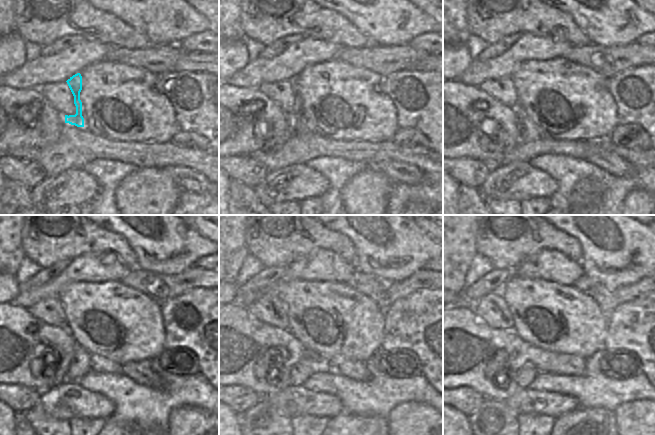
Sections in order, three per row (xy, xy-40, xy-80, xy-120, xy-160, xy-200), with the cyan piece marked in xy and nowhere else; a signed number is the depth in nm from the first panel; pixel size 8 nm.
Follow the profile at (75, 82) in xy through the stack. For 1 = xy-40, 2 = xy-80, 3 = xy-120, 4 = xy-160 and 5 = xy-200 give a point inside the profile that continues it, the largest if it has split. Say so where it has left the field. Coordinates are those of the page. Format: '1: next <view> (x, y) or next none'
1: next xy-40 (298, 123)
2: next xy-80 (528, 131)
3: next xy-120 (81, 364)
4: next xy-160 (305, 367)
5: next xy-200 (525, 375)

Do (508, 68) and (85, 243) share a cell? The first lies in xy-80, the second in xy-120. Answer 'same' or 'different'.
different

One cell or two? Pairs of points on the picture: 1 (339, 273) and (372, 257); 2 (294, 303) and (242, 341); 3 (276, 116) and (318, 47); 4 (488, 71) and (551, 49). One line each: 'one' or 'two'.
1: two
2: two
3: two
4: one

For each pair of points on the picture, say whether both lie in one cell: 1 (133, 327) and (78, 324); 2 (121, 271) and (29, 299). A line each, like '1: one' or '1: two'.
1: one
2: one

